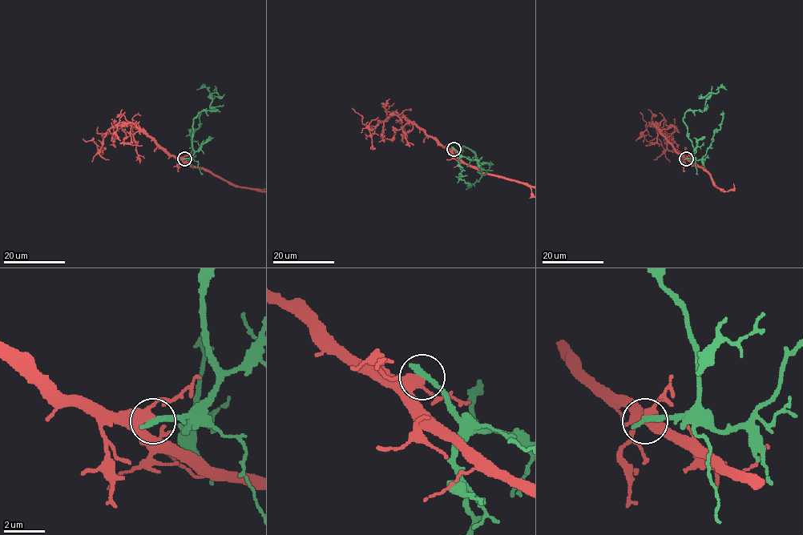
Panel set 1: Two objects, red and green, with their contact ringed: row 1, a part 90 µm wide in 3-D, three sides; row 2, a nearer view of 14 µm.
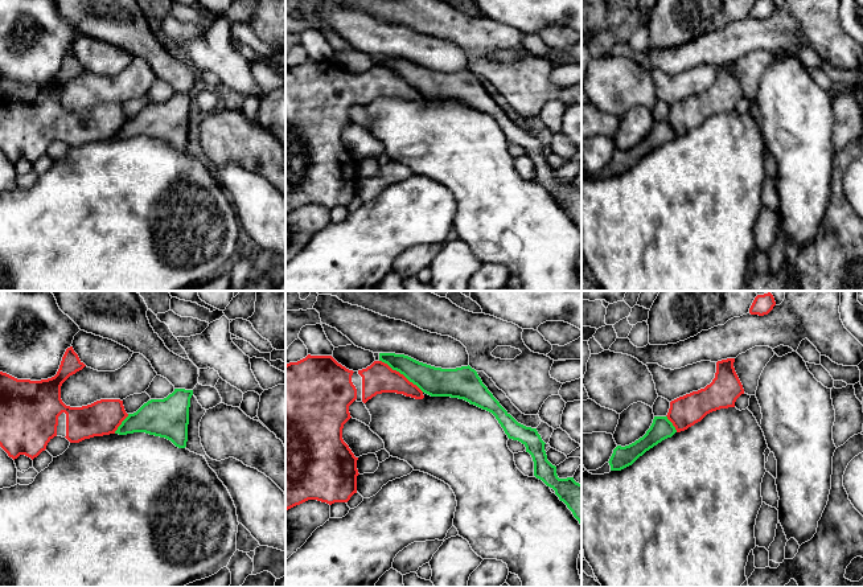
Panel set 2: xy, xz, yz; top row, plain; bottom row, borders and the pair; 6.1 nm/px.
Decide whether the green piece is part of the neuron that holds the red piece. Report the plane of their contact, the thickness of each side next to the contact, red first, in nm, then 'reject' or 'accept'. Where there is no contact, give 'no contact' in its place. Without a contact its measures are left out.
meets red in xz; 190 nm thick on the red side, 180 nm on the other; reject

